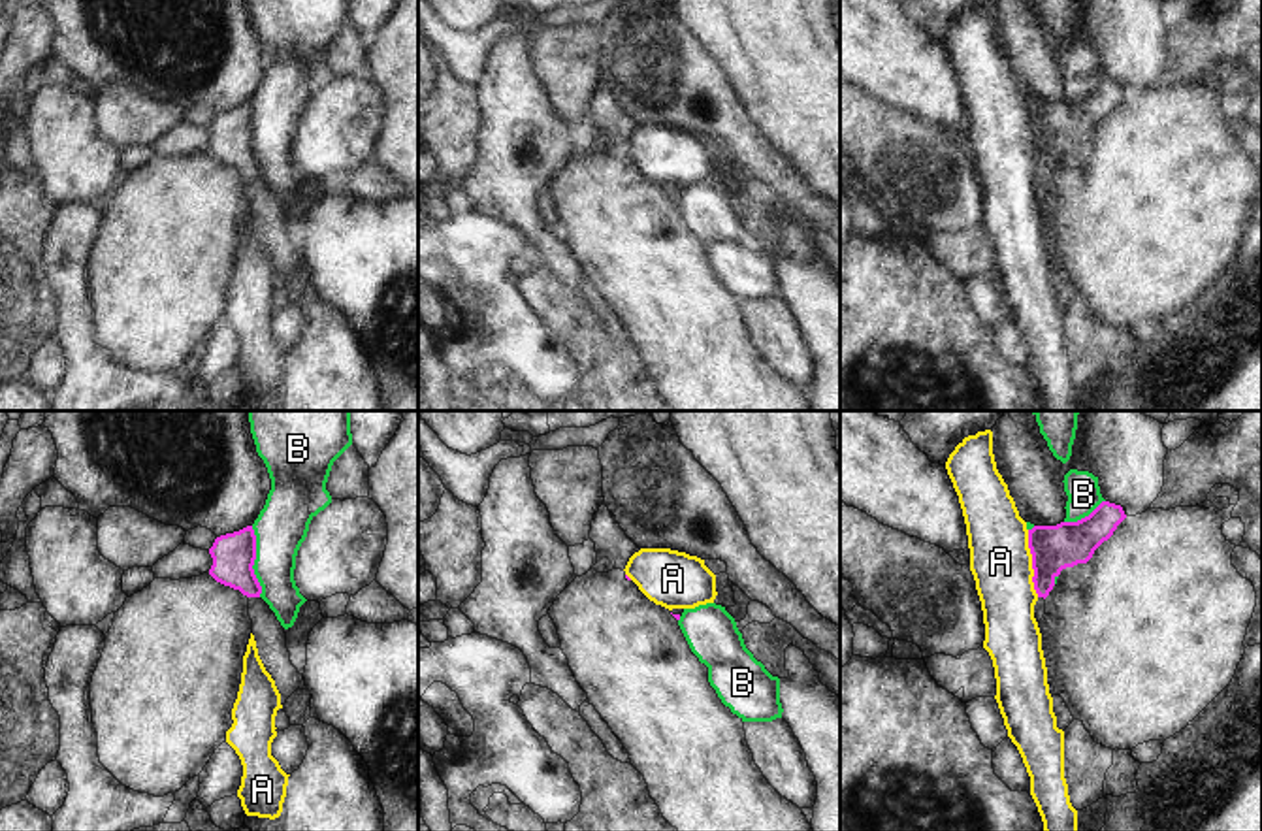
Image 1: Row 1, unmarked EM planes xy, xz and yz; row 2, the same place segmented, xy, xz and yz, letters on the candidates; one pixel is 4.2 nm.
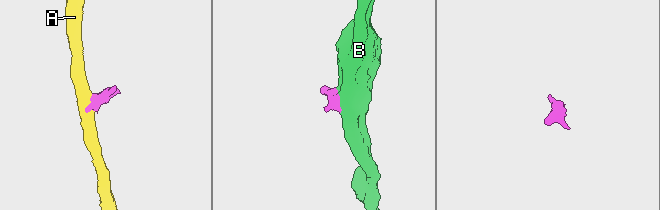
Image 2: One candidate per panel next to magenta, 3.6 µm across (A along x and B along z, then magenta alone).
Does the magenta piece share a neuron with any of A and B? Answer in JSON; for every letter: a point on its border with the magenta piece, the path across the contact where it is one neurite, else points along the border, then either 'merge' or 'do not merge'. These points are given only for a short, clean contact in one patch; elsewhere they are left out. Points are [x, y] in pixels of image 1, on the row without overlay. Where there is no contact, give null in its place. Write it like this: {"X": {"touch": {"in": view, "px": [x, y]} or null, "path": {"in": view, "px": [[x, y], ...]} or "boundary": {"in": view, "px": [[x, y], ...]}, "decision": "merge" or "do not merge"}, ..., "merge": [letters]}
{"A": {"touch": {"in": "yz", "px": [1033, 142]}, "boundary": {"in": "yz", "px": [[1027, 108], [1033, 166], [1038, 174]]}, "decision": "do not merge"}, "B": {"touch": {"in": "xy", "px": [253, 140]}, "decision": "do not merge"}, "merge": []}

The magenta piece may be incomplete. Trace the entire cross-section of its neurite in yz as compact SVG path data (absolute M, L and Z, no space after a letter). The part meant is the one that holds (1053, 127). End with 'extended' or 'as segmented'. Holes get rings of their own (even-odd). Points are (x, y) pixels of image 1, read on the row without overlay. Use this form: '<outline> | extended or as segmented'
M1102 79L1089 94L1077 100L1034 104L1028 107L1028 126L1034 147L1032 160L1038 171L1034 196L1038 202L1045 192L1045 175L1053 168L1060 149L1087 141L1094 128L1113 113L1126 94L1124 85Z | extended

